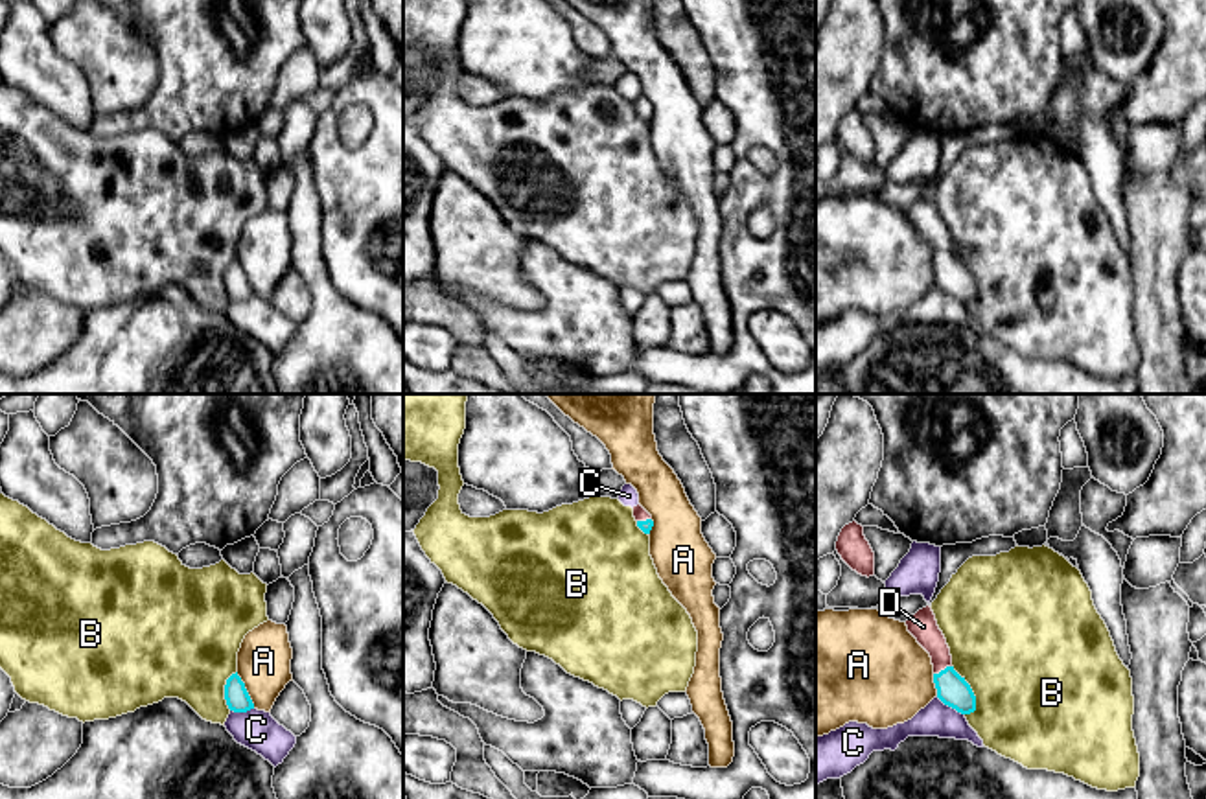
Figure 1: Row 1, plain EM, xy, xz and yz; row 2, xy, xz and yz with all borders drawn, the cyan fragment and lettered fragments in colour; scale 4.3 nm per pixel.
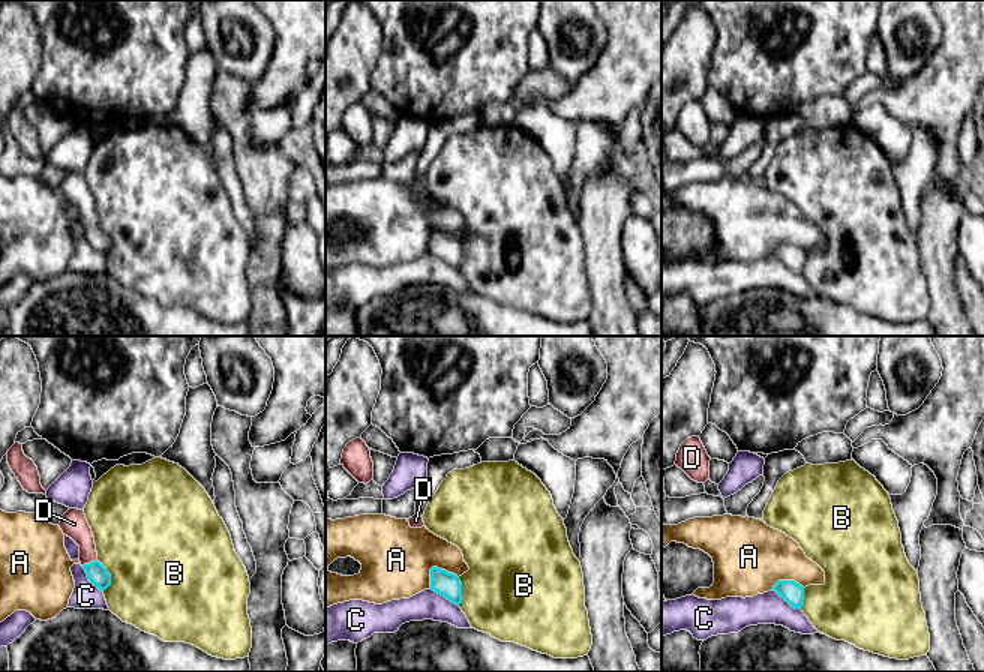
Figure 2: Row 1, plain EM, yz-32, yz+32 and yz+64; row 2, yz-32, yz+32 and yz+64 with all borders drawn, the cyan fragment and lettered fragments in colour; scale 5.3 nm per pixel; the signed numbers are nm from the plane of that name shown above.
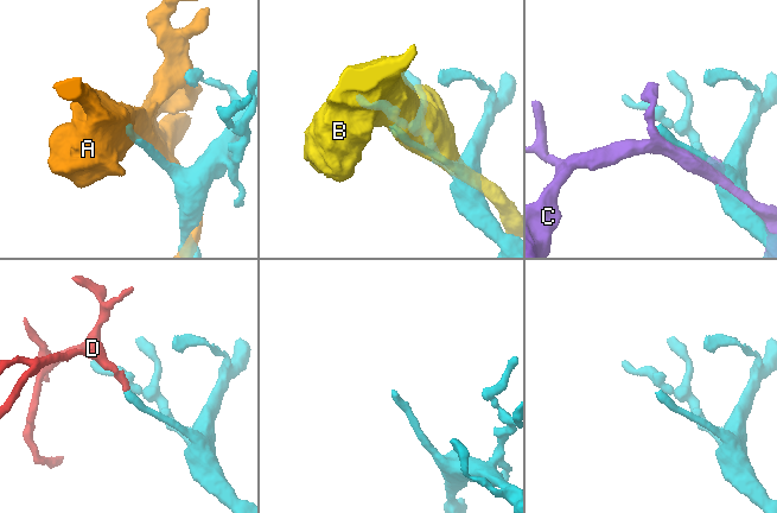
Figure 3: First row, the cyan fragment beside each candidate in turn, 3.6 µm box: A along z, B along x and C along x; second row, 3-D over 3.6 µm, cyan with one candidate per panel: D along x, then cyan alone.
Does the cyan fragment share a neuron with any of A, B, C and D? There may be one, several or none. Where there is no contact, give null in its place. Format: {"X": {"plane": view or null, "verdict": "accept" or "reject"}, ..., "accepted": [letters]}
{"A": {"plane": "xy", "verdict": "reject"}, "B": {"plane": "yz", "verdict": "reject"}, "C": {"plane": "yz", "verdict": "reject"}, "D": {"plane": "yz", "verdict": "accept"}, "accepted": ["D"]}

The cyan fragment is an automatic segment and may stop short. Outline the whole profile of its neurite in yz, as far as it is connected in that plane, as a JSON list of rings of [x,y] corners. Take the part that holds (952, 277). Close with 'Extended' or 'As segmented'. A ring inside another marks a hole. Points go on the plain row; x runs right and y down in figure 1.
[[[930,193],[919,197],[906,208],[908,219],[930,241],[937,285],[961,302],[976,298],[976,284],[970,272],[952,254],[950,236],[937,214]]]. Extended

